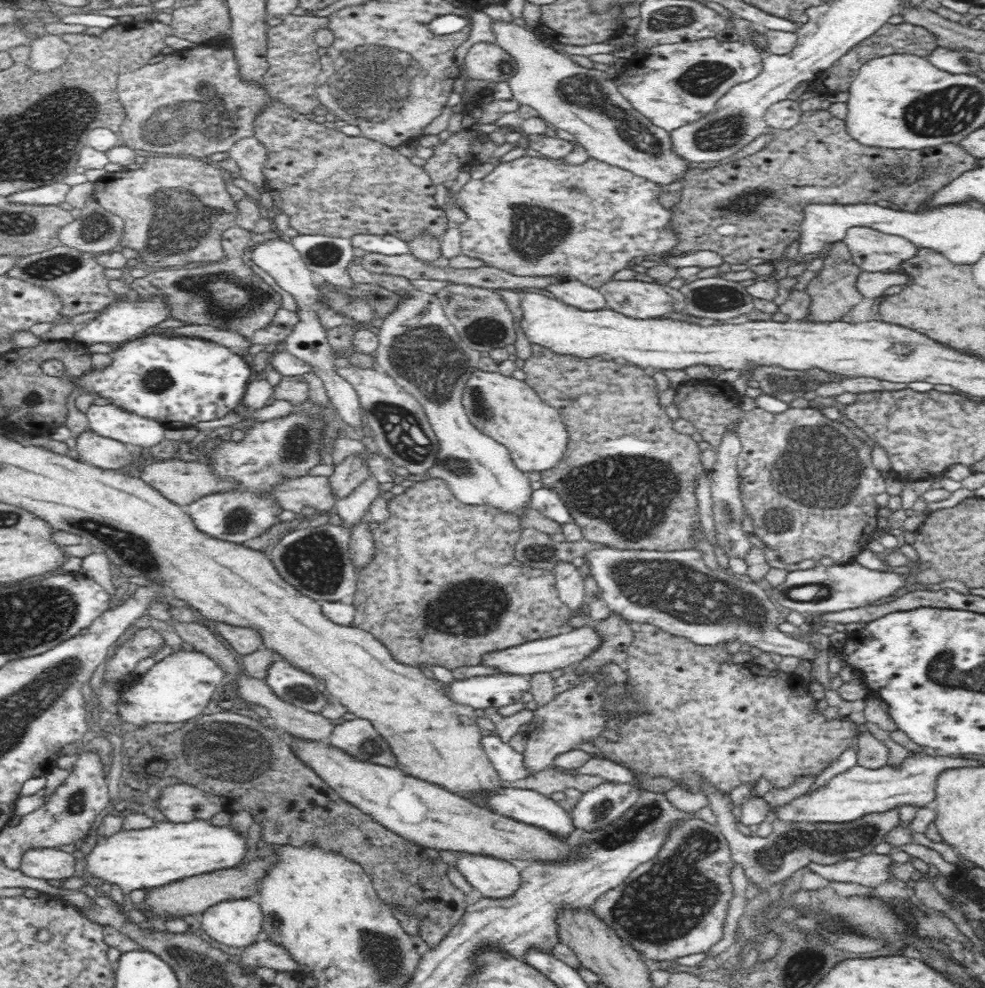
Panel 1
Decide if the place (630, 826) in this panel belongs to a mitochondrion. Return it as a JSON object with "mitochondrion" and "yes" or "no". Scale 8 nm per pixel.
{"mitochondrion":"yes"}

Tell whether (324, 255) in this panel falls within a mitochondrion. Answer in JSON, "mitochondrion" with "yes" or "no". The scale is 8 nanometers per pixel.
{"mitochondrion":"yes"}

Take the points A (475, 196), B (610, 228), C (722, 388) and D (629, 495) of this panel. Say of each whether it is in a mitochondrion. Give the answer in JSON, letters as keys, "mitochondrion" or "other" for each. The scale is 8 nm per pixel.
{"A":"other","B":"other","C":"other","D":"mitochondrion"}

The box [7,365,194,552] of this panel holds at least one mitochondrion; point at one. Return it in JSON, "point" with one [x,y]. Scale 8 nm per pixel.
{"point":[42,395]}

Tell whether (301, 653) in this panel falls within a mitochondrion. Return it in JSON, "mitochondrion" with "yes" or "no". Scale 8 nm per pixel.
{"mitochondrion":"no"}

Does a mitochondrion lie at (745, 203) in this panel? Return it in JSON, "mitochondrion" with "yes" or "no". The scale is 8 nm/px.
{"mitochondrion":"yes"}

